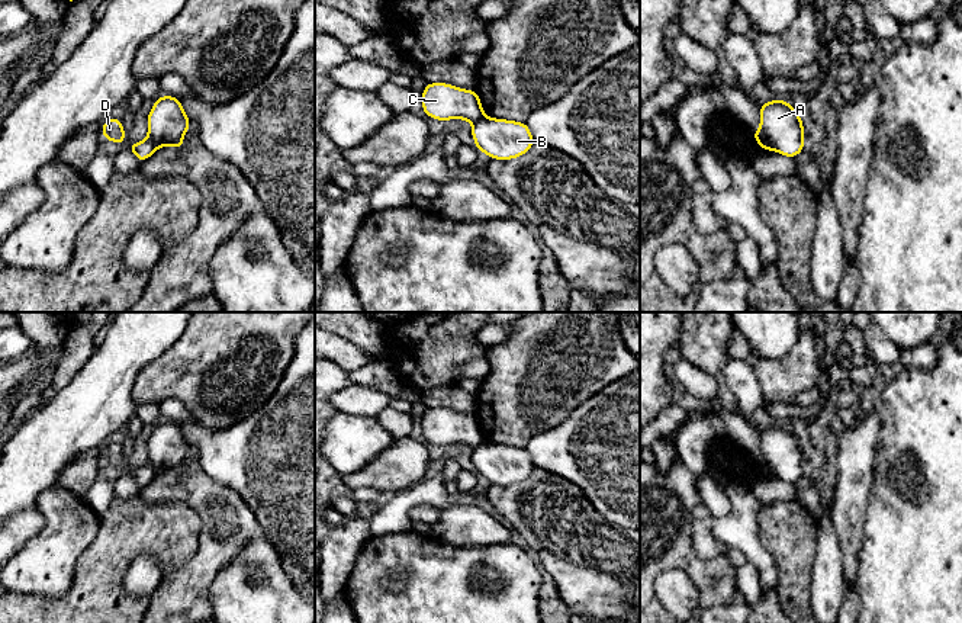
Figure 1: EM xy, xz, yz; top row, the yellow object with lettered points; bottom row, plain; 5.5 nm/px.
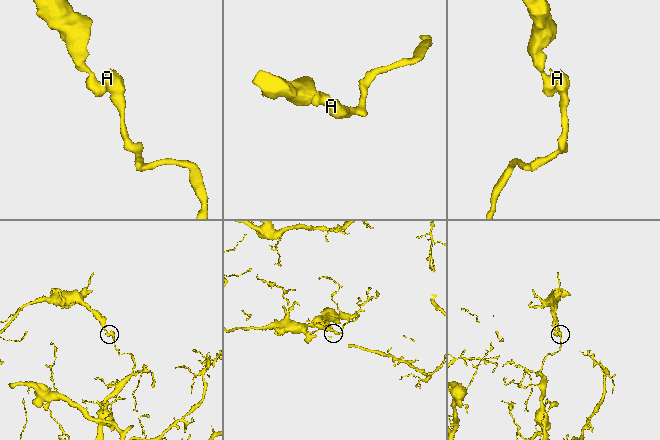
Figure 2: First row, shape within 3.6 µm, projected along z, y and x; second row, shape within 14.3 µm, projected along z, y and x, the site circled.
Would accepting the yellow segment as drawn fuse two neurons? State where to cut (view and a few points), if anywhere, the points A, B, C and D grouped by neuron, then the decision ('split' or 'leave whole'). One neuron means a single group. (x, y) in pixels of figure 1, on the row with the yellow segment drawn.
cut in yz along (761, 128), (774, 148); A B / C D; split

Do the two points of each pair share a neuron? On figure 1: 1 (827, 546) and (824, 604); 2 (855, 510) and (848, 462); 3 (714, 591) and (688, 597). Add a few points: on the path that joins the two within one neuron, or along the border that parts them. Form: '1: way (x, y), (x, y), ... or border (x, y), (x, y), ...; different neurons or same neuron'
1: way (827, 561), (827, 590); same neuron
2: way (852, 498), (852, 474); same neuron
3: border (676, 568), (682, 569), (698, 590), (697, 607); different neurons

